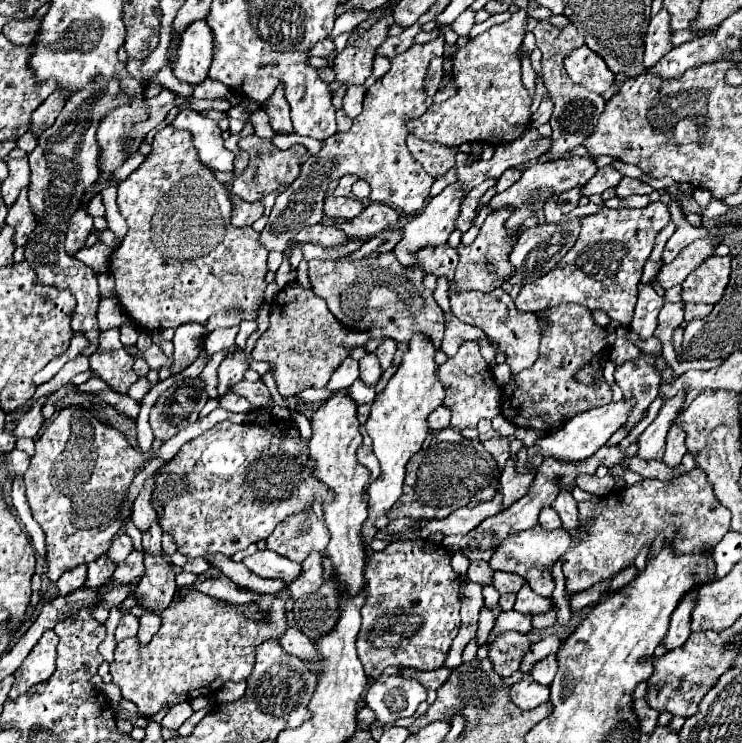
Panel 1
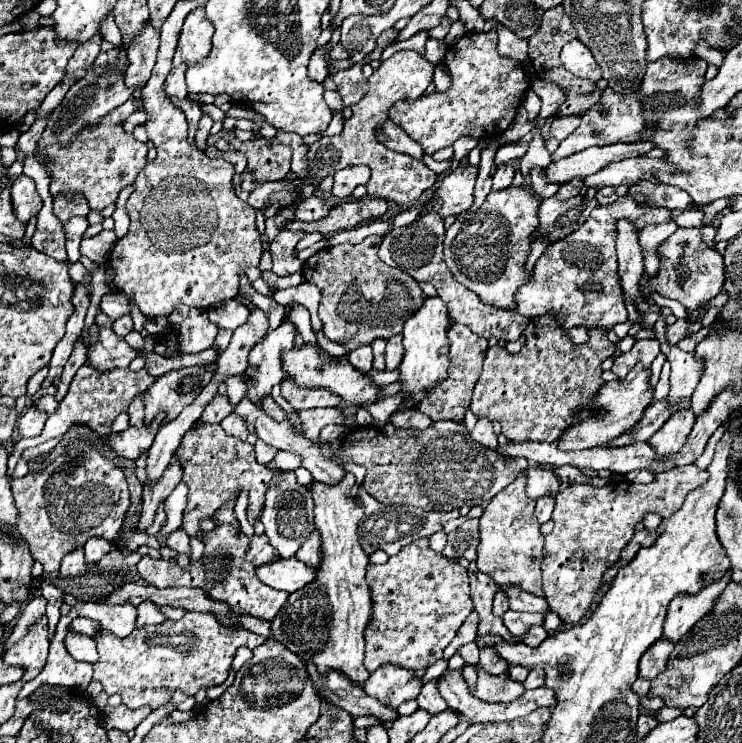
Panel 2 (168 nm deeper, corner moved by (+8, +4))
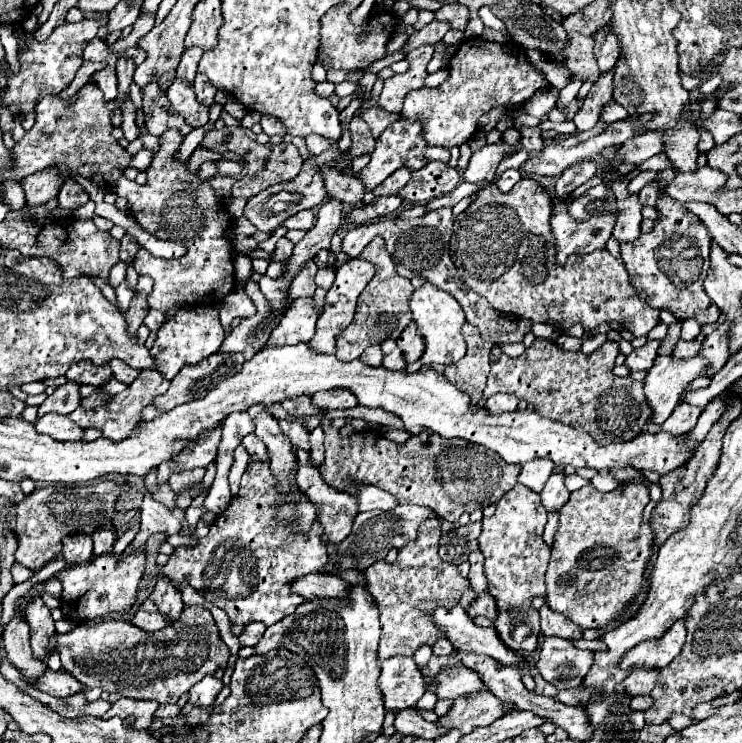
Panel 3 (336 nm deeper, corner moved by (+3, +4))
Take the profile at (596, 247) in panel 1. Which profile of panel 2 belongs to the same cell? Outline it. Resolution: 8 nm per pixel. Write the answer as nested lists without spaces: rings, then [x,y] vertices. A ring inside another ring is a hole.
[[[622,196],[620,200],[598,206],[592,210],[588,220],[566,238],[550,244],[540,260],[534,266],[534,278],[524,284],[516,292],[516,312],[528,318],[554,314],[556,324],[564,330],[570,330],[574,326],[584,328],[602,328],[612,330],[614,324],[626,322],[628,312],[622,300],[620,282],[616,278],[616,220],[620,218],[632,218],[636,222],[636,230],[640,232],[646,224],[662,224],[668,222],[672,216],[670,210],[656,210],[650,206],[636,206],[636,202],[630,196]],[[594,280],[604,286],[600,294],[586,294],[580,290],[584,282]]]

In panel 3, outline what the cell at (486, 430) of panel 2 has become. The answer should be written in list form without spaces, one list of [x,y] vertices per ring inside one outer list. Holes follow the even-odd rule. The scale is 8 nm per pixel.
[[[495,394],[485,402],[485,410],[489,410],[489,414],[503,414],[507,410],[515,410],[519,404],[519,400],[513,394]]]

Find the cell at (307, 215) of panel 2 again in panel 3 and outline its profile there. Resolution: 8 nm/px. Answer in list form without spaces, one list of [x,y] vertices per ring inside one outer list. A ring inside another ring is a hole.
[[[301,210],[293,218],[287,218],[287,222],[283,226],[287,226],[287,228],[299,228],[299,230],[309,230],[313,226],[313,222],[315,222],[313,210]]]

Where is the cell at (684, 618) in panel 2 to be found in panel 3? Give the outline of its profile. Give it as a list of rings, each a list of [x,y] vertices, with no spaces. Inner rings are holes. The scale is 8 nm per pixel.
[[[677,620],[669,632],[663,636],[663,640],[653,642],[641,642],[637,644],[633,650],[629,650],[623,658],[621,658],[621,666],[629,668],[629,666],[637,666],[637,668],[663,668],[667,666],[683,648],[685,644],[685,620]]]

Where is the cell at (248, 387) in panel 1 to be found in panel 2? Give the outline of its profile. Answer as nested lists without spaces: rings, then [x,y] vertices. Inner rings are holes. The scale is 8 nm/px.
[[[268,396],[268,398],[264,398],[264,406],[262,406],[262,410],[270,416],[270,418],[274,418],[276,422],[282,422],[282,420],[286,420],[286,412],[272,400],[272,396]]]

